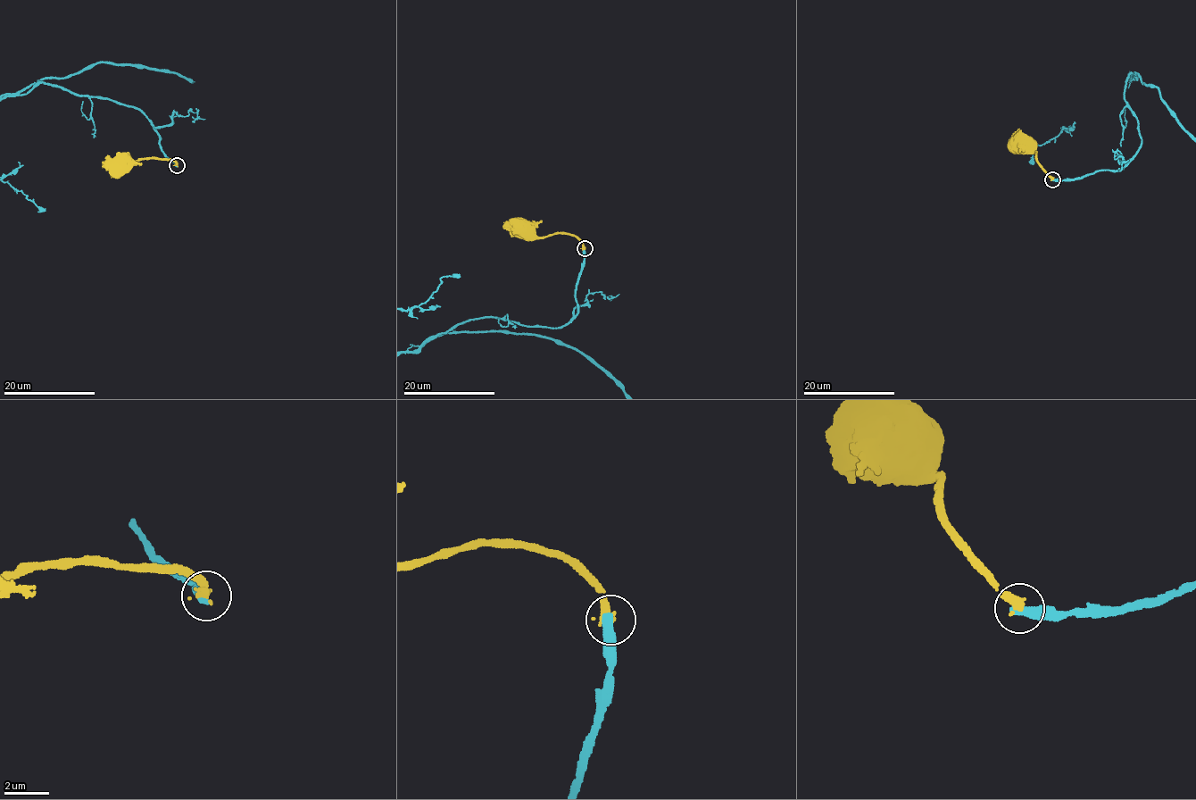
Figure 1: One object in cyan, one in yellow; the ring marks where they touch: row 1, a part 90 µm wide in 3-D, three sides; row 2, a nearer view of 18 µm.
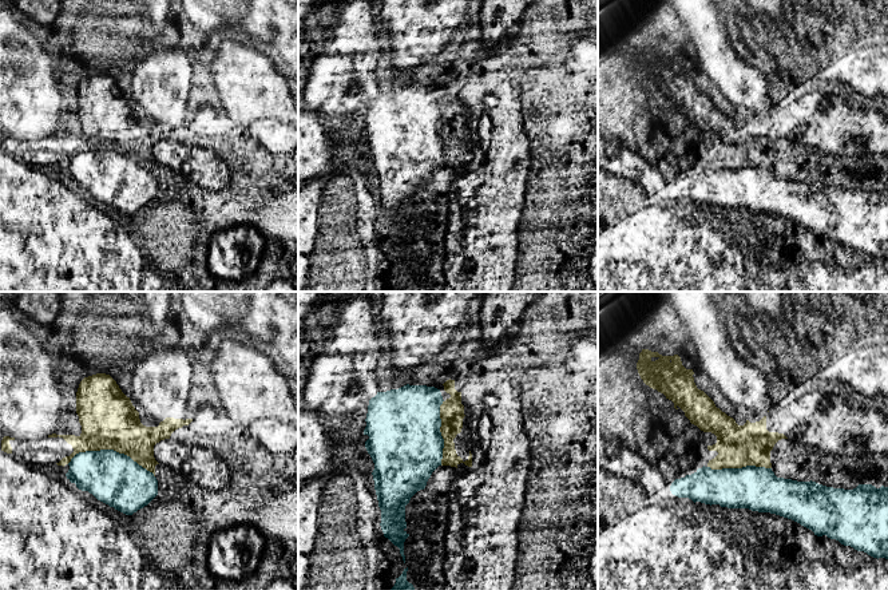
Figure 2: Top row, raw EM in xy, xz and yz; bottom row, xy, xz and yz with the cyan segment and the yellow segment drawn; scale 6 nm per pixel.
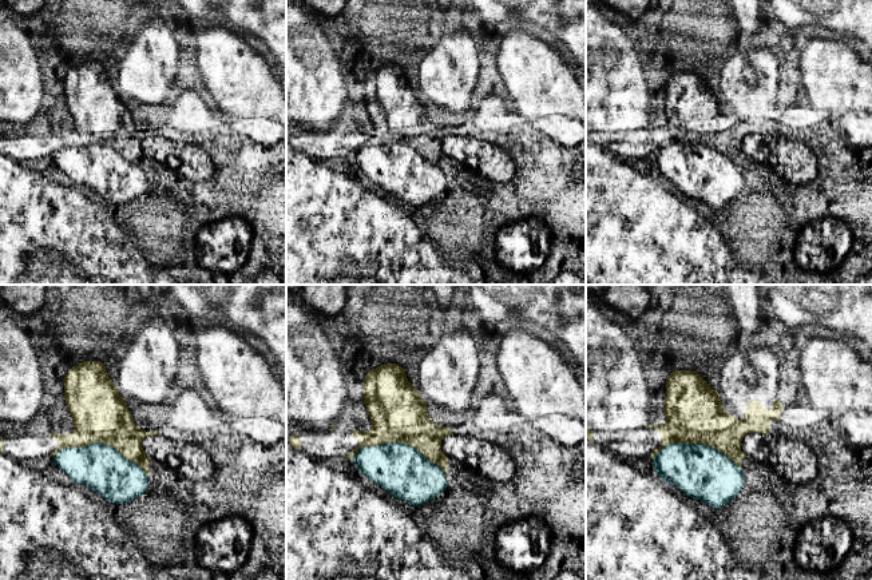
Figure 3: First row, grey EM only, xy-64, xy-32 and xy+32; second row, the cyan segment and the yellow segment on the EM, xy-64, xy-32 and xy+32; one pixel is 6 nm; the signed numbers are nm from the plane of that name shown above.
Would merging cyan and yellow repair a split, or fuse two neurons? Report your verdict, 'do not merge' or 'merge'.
do not merge

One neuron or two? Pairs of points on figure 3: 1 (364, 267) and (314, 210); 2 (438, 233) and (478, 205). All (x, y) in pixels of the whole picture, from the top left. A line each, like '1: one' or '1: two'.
1: one
2: one

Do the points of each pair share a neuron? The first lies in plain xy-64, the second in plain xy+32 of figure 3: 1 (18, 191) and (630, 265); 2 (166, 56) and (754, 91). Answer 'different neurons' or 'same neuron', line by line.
1: same neuron
2: same neuron

